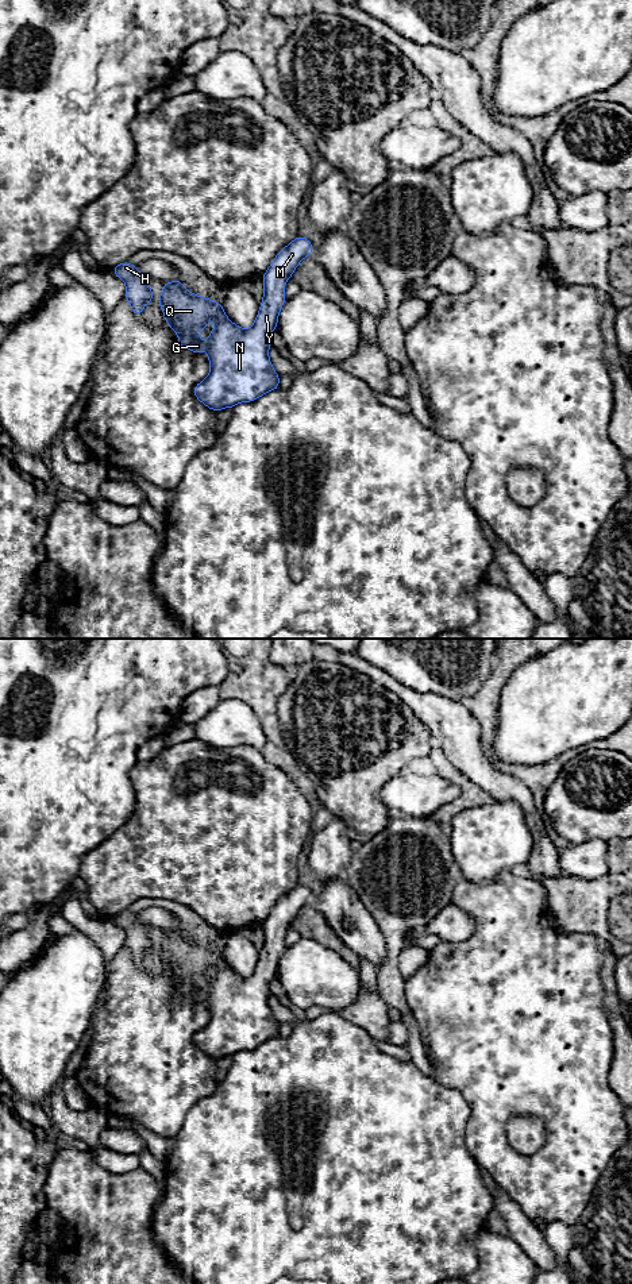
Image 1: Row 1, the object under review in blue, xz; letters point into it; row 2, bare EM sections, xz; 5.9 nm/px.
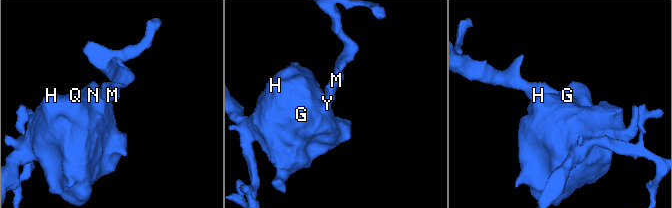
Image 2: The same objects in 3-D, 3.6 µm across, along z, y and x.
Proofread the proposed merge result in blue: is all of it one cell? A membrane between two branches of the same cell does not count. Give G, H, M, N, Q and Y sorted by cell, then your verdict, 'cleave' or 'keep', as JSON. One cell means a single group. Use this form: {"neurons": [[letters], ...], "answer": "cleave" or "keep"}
{"neurons": [["G", "H", "M", "N", "Q", "Y"]], "answer": "keep"}

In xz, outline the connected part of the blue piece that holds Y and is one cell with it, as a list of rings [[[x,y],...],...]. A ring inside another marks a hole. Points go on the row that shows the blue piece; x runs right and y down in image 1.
[[[298,235],[275,255],[262,277],[263,300],[255,321],[248,329],[234,324],[227,317],[223,304],[188,292],[181,279],[163,282],[159,306],[165,315],[165,323],[177,333],[180,347],[189,347],[193,354],[199,354],[203,350],[208,351],[209,374],[193,387],[193,394],[205,406],[219,412],[224,408],[234,408],[239,402],[251,402],[280,387],[280,375],[269,359],[270,335],[277,328],[281,306],[286,301],[284,293],[286,281],[292,277],[298,263],[312,254],[311,240]],[[209,320],[213,320],[216,325],[209,333],[208,342],[204,343],[197,333],[205,328]]]

